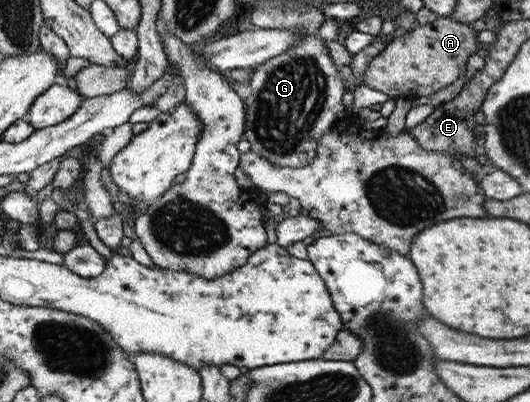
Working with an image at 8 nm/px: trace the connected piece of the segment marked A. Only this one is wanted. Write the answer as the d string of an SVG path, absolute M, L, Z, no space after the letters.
M452 16L439 17L433 23L414 26L406 34L393 38L382 52L374 57L366 67L366 72L362 76L362 82L374 90L384 92L391 98L404 97L408 100L417 99L421 96L430 96L438 92L440 88L452 84L460 74L464 74L468 58L472 54L482 53L477 31L469 26L469 23L452 19Z

